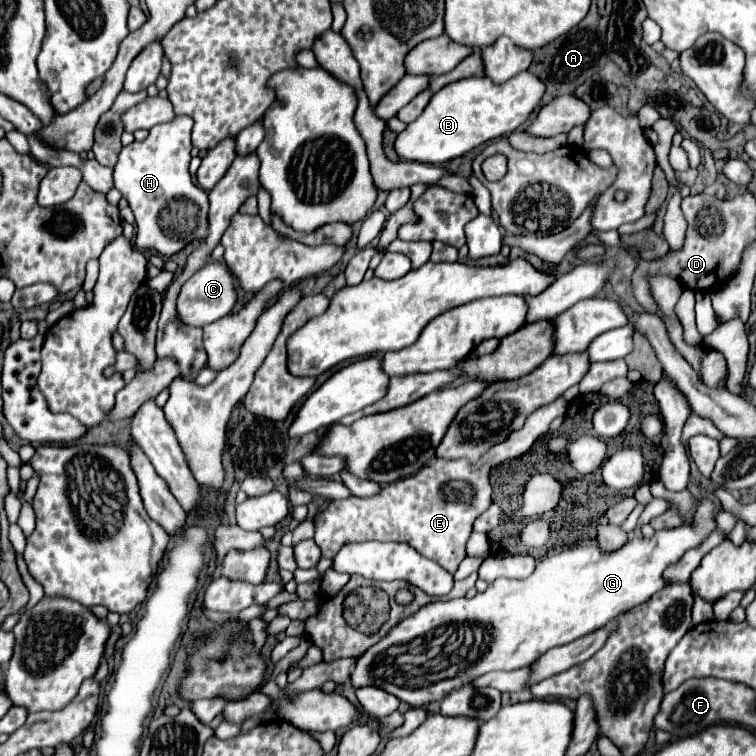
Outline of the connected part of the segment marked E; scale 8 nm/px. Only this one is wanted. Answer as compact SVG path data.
M558 398L556 402L538 408L526 418L524 428L512 432L502 444L492 446L474 466L466 460L432 460L418 474L388 484L378 496L350 496L344 500L334 500L312 520L314 526L310 520L296 526L296 530L292 532L292 544L314 536L314 542L320 546L322 557L333 559L342 544L348 542L406 542L416 552L430 560L436 560L444 570L454 574L458 564L466 556L466 542L472 532L474 520L492 504L492 486L488 482L490 470L504 460L526 454L532 444L548 432L550 422L558 416L564 416L564 410L564 398Z

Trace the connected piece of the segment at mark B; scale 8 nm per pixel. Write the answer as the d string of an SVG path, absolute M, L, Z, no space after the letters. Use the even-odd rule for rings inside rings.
M520 72L504 84L492 84L488 78L458 80L430 98L424 112L396 136L394 150L404 160L424 164L448 162L488 140L516 130L520 124L524 124L542 96L544 84L530 72Z

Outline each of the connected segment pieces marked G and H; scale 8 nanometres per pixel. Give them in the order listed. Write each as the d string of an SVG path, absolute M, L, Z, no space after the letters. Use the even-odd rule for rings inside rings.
M702 498L688 524L656 530L652 538L634 536L616 552L604 552L598 544L550 550L536 562L532 576L524 580L500 578L470 600L438 600L420 608L358 658L350 678L352 686L374 684L410 706L426 706L486 672L530 666L546 650L586 636L622 612L646 602L668 584L664 570L676 564L686 550L698 548L714 530L716 504ZM476 622L492 628L488 650L478 644Z
M176 116L172 122L158 124L150 128L150 134L142 142L132 142L124 146L118 154L118 164L114 166L114 186L122 192L128 200L134 218L136 218L136 246L156 250L160 256L172 256L186 248L186 244L194 240L204 240L208 236L208 196L202 188L192 182L188 172L190 164L190 132L192 132L192 118ZM174 200L186 200L196 210L196 230L190 228L160 228L160 212ZM166 232L176 232L178 236L186 236L182 240L170 238Z

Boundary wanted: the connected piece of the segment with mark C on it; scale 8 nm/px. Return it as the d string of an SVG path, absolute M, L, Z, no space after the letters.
M208 262L202 266L196 274L192 274L180 288L180 294L176 298L176 314L178 320L186 326L204 326L210 322L220 320L222 316L230 314L236 306L236 290L234 290L234 278L224 262Z

